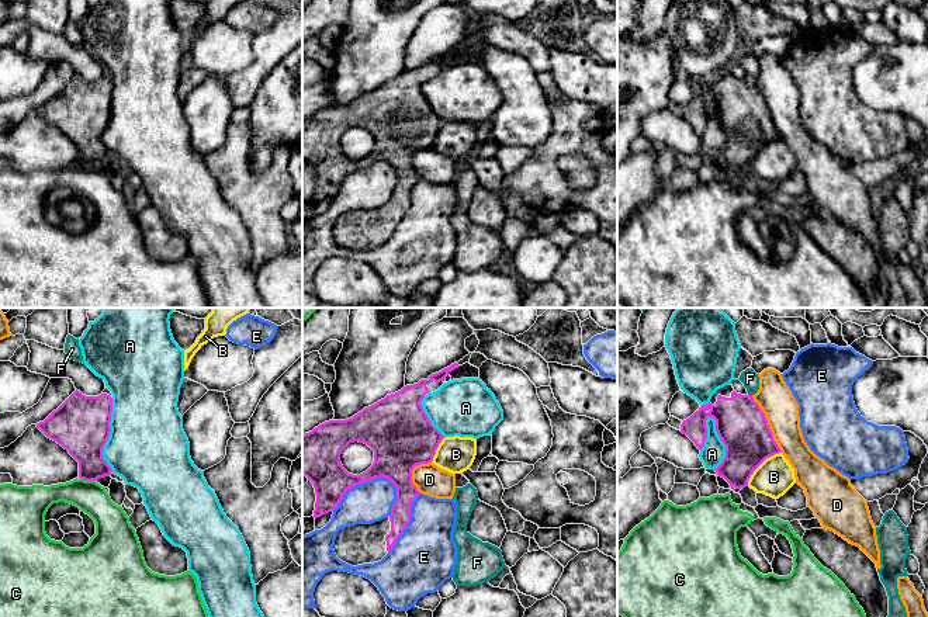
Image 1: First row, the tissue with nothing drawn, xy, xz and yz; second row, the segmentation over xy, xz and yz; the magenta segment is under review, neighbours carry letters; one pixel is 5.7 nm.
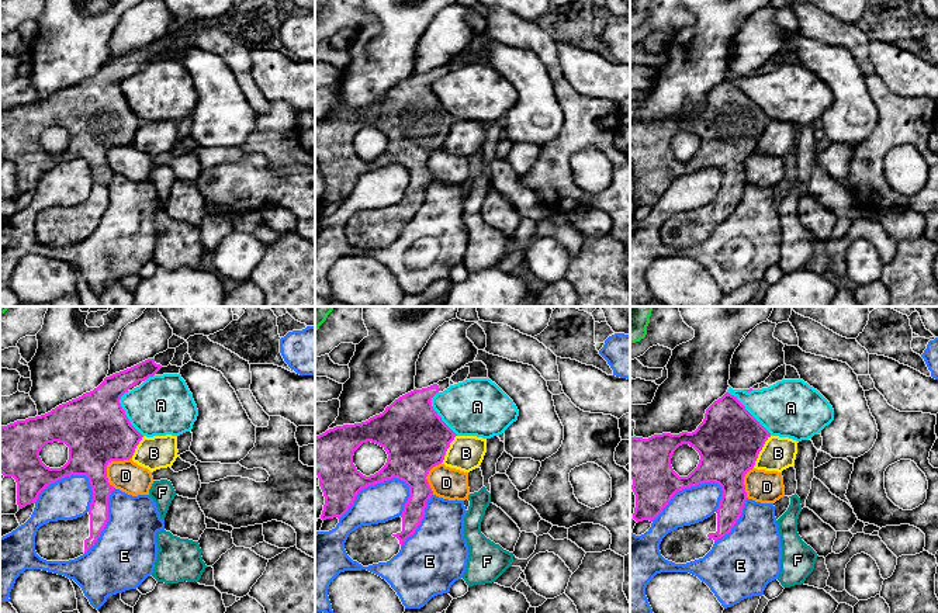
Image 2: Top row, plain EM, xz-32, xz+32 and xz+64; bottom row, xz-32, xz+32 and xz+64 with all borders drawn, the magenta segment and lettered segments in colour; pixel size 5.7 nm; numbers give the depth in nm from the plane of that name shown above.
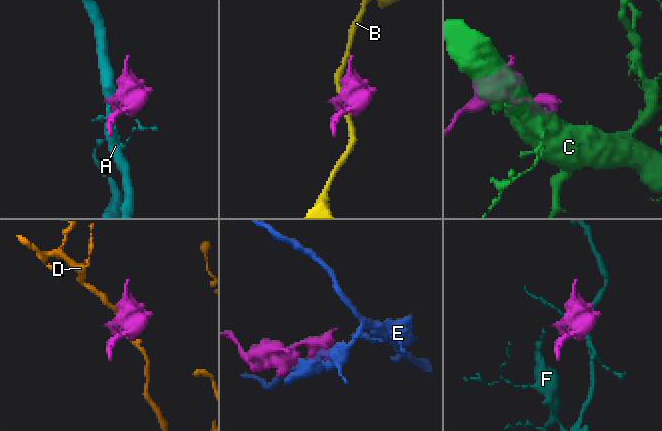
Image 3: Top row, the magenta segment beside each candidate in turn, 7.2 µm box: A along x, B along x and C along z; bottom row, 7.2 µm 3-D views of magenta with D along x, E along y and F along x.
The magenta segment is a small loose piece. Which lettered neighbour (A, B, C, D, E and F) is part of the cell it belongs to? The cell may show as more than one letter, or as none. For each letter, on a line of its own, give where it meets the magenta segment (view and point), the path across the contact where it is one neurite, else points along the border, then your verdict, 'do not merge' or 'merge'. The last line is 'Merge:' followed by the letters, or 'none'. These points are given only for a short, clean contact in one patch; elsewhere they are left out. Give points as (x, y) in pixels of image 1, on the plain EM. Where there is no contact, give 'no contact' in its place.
A: yz (722, 125) | do not merge
B: yz (759, 149) | do not merge
C: xy (87, 165) | along xy (80, 163), (94, 166) | do not merge
D: yz (768, 110) | do not merge
E: xz (362, 167) | do not merge
F: yz (750, 80) | along yz (748, 79), (751, 82) | do not merge
Merge: none

